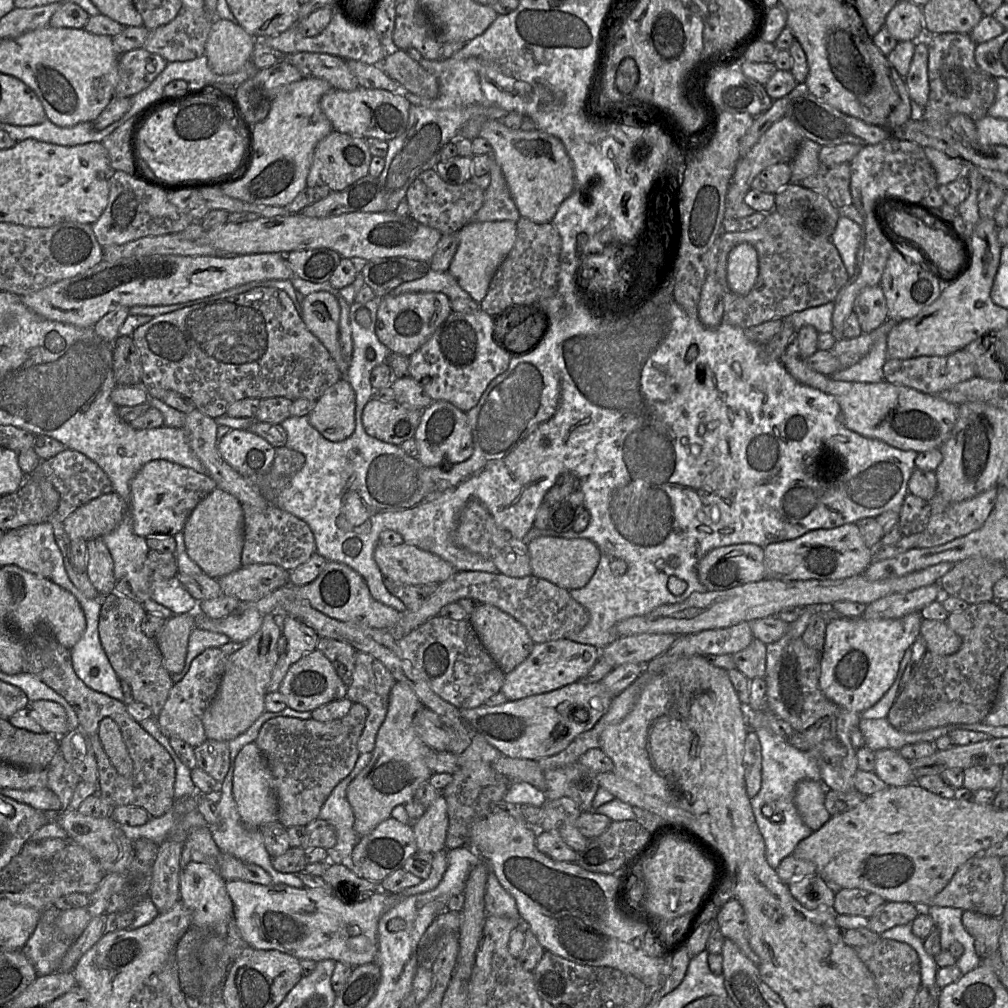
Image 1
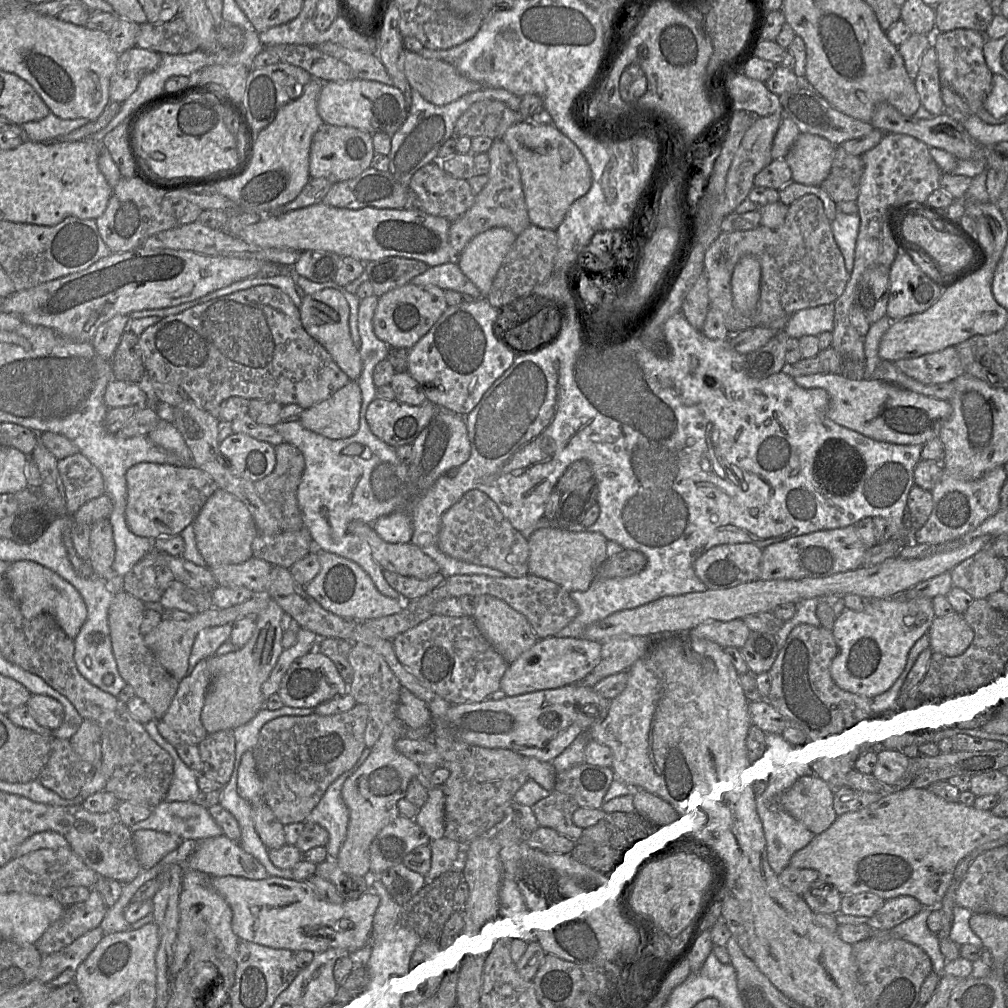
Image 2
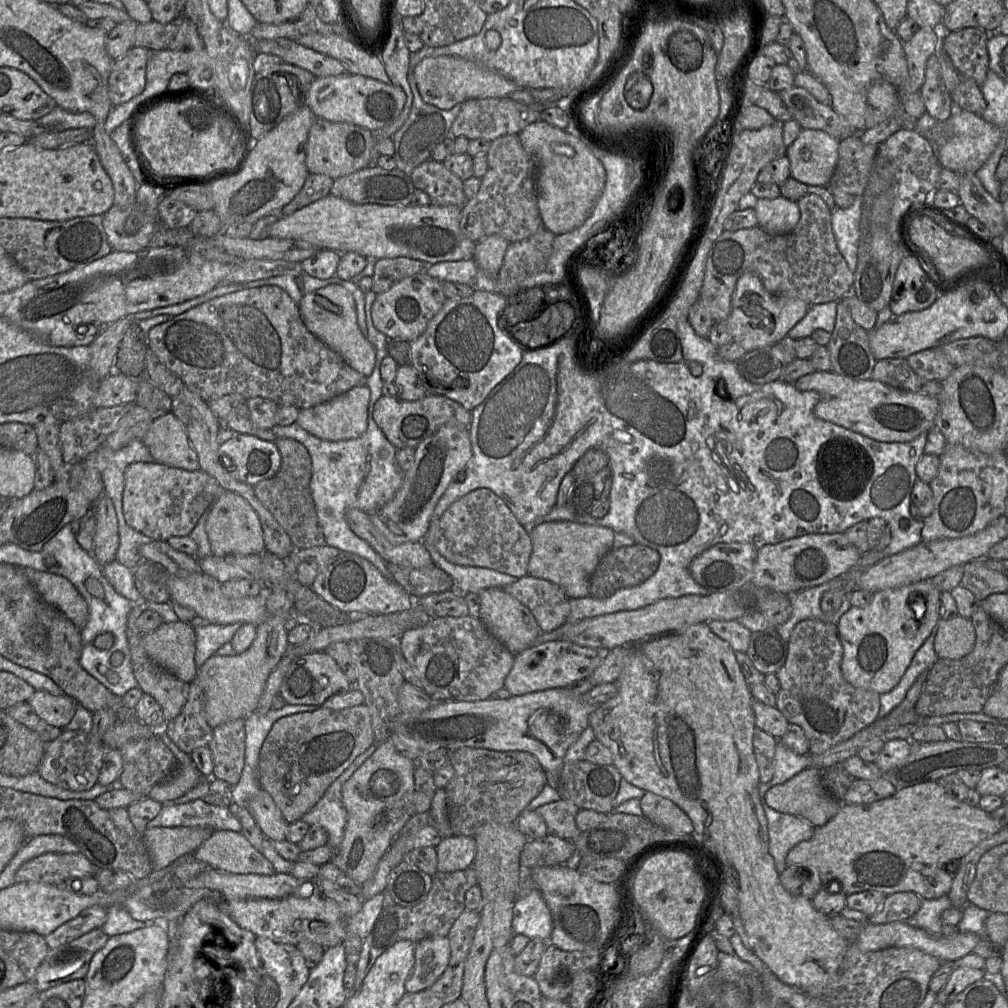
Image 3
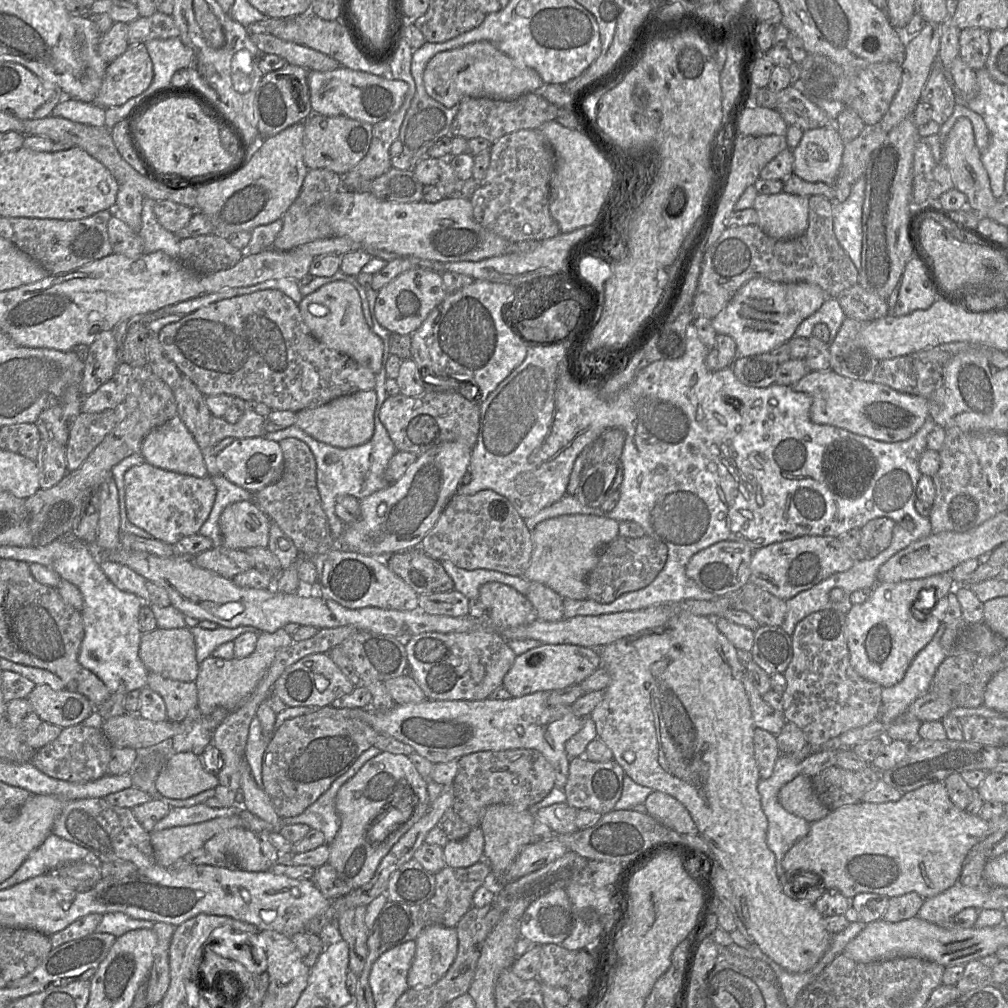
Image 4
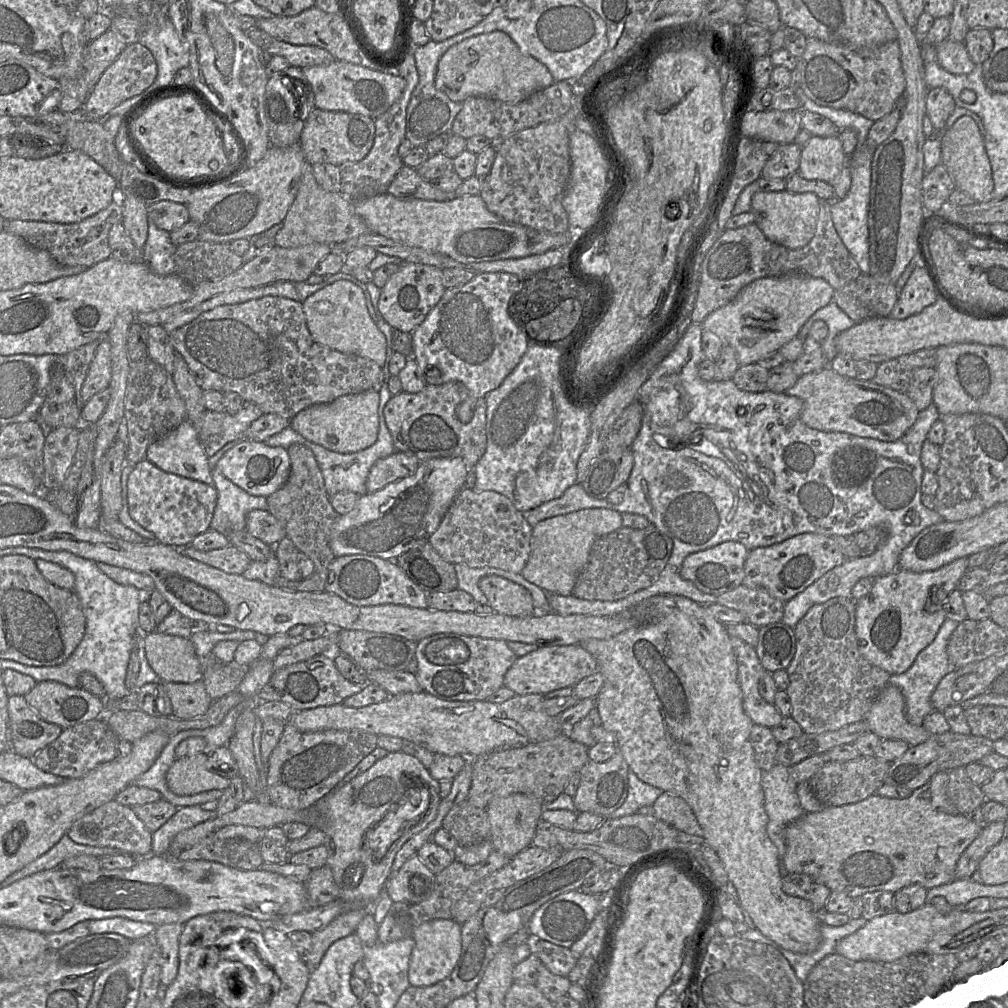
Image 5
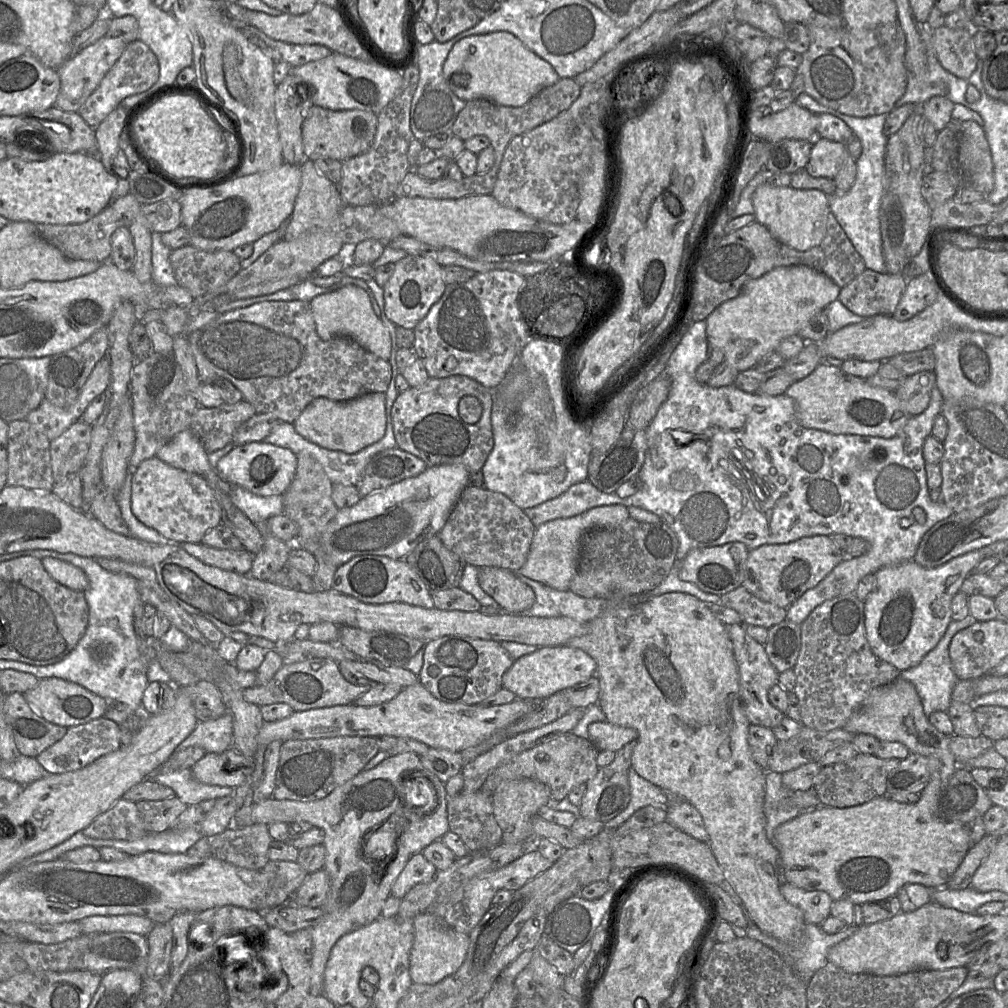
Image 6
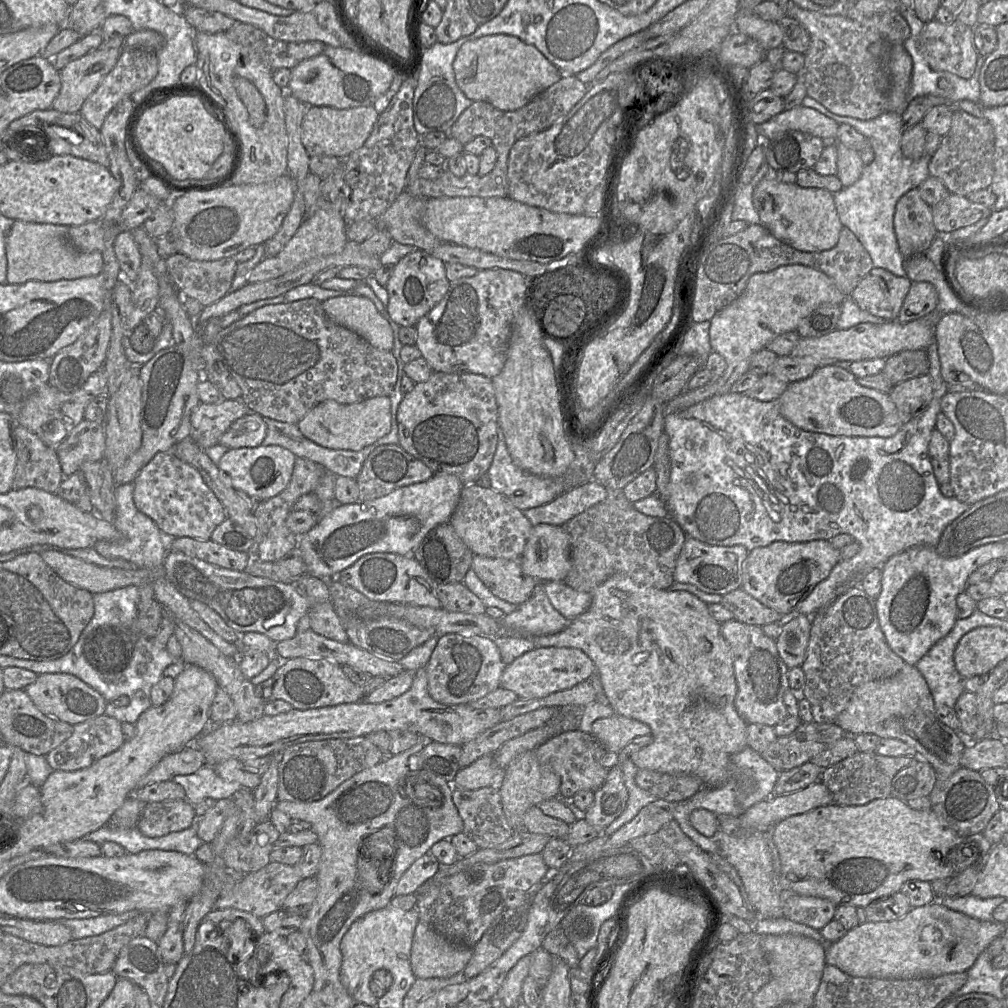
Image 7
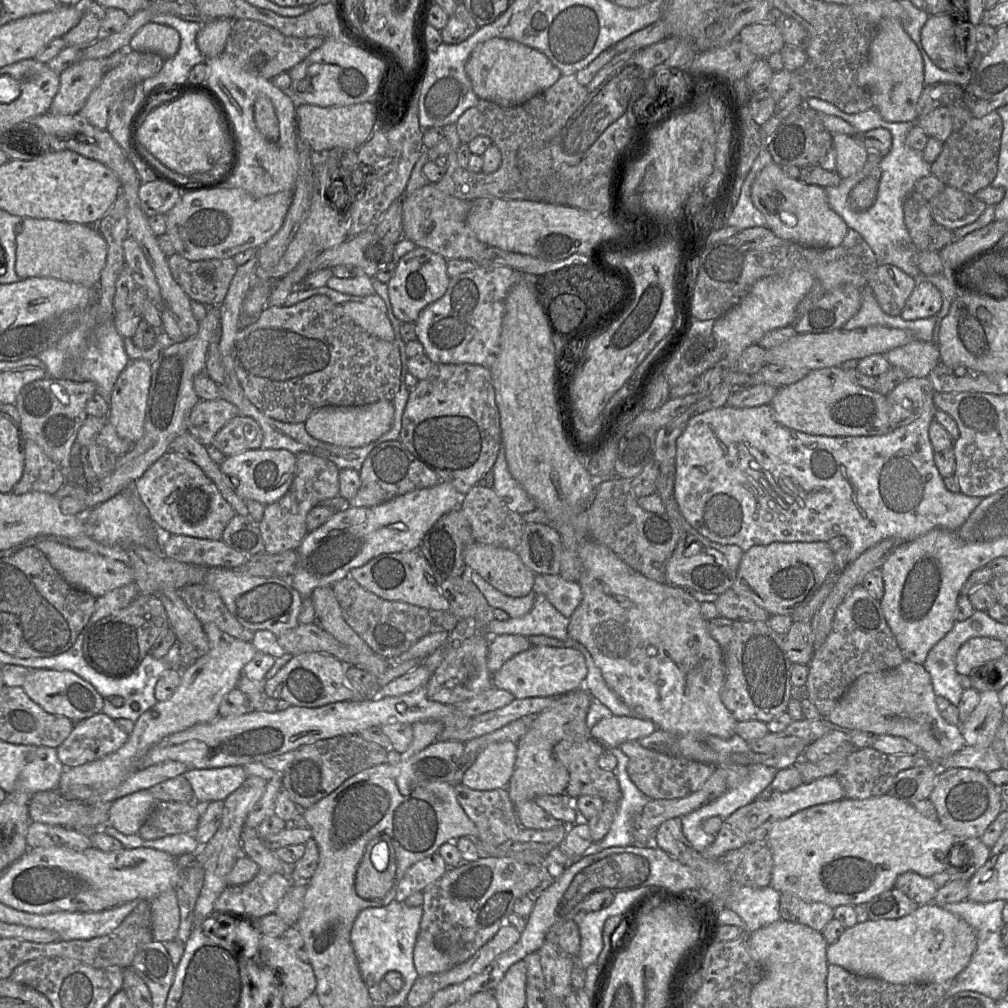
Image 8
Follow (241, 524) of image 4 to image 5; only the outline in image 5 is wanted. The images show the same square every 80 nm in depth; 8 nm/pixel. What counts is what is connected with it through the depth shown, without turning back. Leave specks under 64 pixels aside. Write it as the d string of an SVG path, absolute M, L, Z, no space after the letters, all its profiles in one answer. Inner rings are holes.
M268 510L250 511L246 515L245 529L271 547L287 536L283 525Z

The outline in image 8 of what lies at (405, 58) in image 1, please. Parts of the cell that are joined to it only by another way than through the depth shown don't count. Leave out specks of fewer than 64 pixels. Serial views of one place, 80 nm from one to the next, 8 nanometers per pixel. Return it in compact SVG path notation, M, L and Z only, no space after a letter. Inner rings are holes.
M492 38L479 44L465 64L474 93L501 107L523 104L551 87L562 76L561 71L540 51L514 40Z

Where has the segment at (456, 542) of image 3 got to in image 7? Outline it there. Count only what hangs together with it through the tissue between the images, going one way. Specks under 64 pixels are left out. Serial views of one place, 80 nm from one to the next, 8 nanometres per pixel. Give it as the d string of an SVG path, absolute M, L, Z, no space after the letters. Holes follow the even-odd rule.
M476 484L465 485L449 523L475 555L519 560L532 524L507 496Z

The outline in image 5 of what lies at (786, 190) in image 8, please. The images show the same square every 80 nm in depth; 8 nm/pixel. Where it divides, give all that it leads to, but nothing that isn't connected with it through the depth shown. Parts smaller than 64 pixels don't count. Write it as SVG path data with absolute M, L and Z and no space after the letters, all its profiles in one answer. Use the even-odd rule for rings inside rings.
M758 191L752 197L752 212L755 224L772 242L790 249L806 246L815 235L820 199L812 192L791 193L788 191Z

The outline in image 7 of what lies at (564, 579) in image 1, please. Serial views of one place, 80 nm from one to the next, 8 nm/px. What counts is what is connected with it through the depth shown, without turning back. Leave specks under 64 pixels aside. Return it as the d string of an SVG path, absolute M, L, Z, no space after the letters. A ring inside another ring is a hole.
M550 524L532 526L519 562L523 572L538 582L562 582L571 569L569 534L563 526Z

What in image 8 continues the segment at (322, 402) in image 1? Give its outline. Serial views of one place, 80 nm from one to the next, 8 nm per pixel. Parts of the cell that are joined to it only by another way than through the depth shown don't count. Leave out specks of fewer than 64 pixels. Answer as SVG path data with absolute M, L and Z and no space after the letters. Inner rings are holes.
M391 400L355 406L325 406L312 413L304 422L306 431L315 439L342 447L361 447L388 432L394 422L394 405Z

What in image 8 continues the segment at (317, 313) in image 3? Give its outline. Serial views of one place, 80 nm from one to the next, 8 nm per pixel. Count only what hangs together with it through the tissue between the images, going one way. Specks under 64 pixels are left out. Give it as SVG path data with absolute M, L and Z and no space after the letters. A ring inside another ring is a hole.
M356 301L345 302L341 306L344 313L368 333L386 341L394 341L392 324L386 313L377 307Z

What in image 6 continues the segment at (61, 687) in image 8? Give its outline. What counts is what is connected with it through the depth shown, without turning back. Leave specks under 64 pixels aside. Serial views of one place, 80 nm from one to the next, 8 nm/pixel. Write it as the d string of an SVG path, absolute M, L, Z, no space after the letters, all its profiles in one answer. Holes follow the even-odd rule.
M57 678L40 679L38 684L24 693L27 702L48 722L70 728L105 716L108 700L80 686Z

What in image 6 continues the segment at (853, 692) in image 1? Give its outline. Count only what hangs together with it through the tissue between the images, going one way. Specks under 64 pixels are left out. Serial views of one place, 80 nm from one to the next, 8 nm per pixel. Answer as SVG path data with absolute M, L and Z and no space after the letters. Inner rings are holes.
M979 549L935 568L926 568L909 560L878 570L875 587L864 600L866 637L872 652L899 671L921 662L939 643L952 621L953 597L961 591L966 577L984 559Z

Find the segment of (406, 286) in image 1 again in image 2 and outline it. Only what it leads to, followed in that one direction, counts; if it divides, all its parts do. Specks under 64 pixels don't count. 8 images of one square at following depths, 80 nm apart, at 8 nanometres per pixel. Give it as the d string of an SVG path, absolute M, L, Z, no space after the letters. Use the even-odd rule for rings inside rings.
M457 261L429 267L423 274L414 277L410 283L414 285L435 285L443 290L454 290L468 294L474 299L480 297L479 290L463 274Z

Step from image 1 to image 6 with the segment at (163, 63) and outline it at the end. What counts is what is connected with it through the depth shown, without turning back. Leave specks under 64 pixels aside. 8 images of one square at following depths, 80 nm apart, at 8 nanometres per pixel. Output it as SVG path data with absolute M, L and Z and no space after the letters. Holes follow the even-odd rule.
M138 39L127 43L119 59L87 98L78 113L89 126L96 128L126 97L145 92L156 83L158 78L158 60L149 46Z

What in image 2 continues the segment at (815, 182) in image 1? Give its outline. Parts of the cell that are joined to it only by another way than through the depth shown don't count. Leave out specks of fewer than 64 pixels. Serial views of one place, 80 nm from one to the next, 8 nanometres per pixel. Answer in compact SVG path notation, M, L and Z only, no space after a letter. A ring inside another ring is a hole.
M836 147L830 173L819 186L836 203L856 201L863 172L864 162L861 156L848 154L843 148Z

